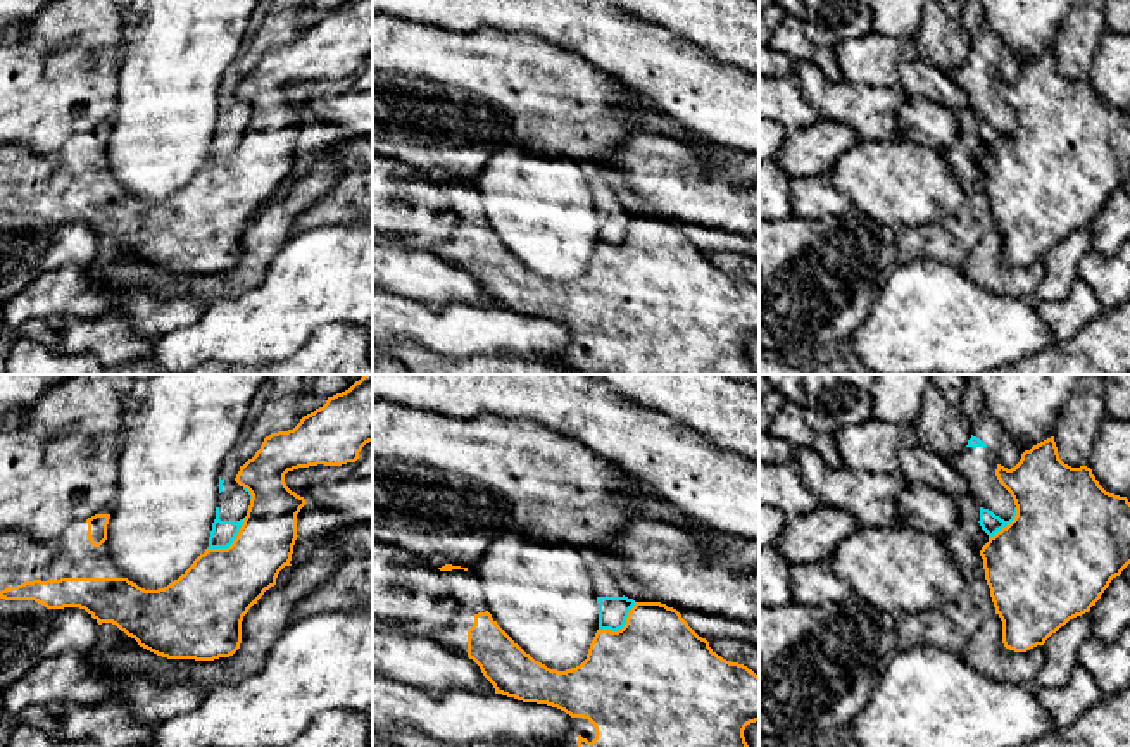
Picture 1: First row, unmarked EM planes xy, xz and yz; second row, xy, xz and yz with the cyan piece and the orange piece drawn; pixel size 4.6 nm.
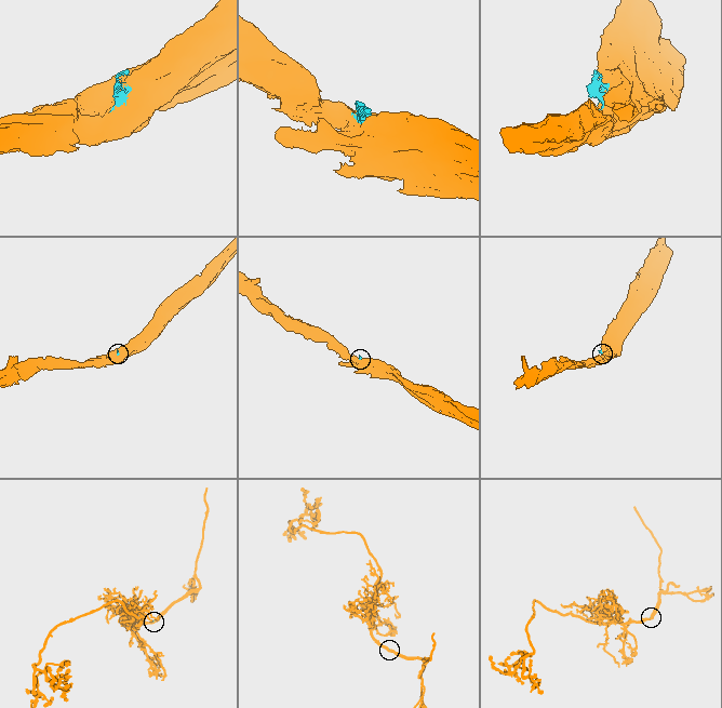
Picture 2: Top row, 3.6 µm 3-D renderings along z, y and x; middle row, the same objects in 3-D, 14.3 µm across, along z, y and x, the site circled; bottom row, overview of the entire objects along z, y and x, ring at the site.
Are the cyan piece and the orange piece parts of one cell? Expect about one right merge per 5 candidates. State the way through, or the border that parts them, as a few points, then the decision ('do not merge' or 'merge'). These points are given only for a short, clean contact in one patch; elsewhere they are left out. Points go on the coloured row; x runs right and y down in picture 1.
do not merge

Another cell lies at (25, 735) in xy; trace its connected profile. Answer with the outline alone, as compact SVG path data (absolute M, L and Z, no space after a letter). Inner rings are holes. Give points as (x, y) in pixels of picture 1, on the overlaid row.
M21 725L14 730L9 747L98 747L90 740L66 742L57 737L48 737L41 730L29 725Z

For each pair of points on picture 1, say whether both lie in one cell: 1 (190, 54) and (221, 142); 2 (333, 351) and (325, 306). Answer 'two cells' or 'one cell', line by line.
1: two cells
2: two cells

